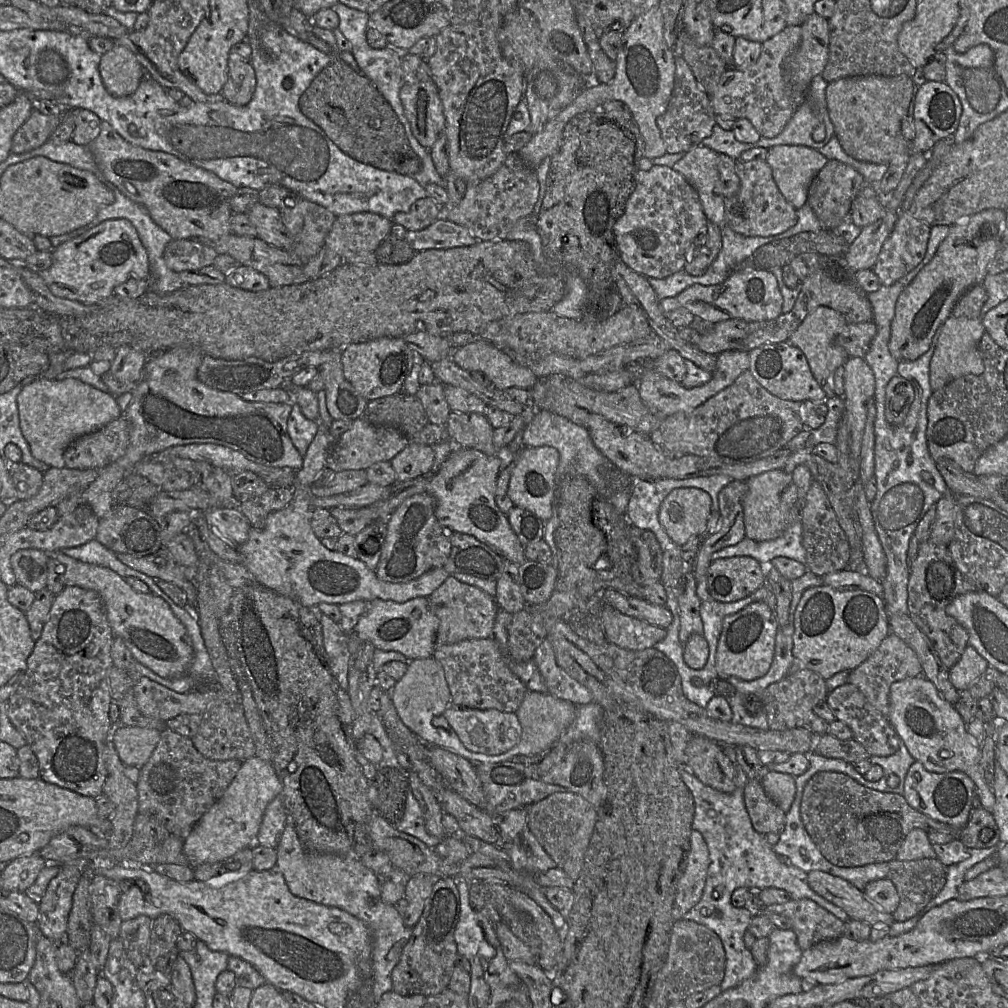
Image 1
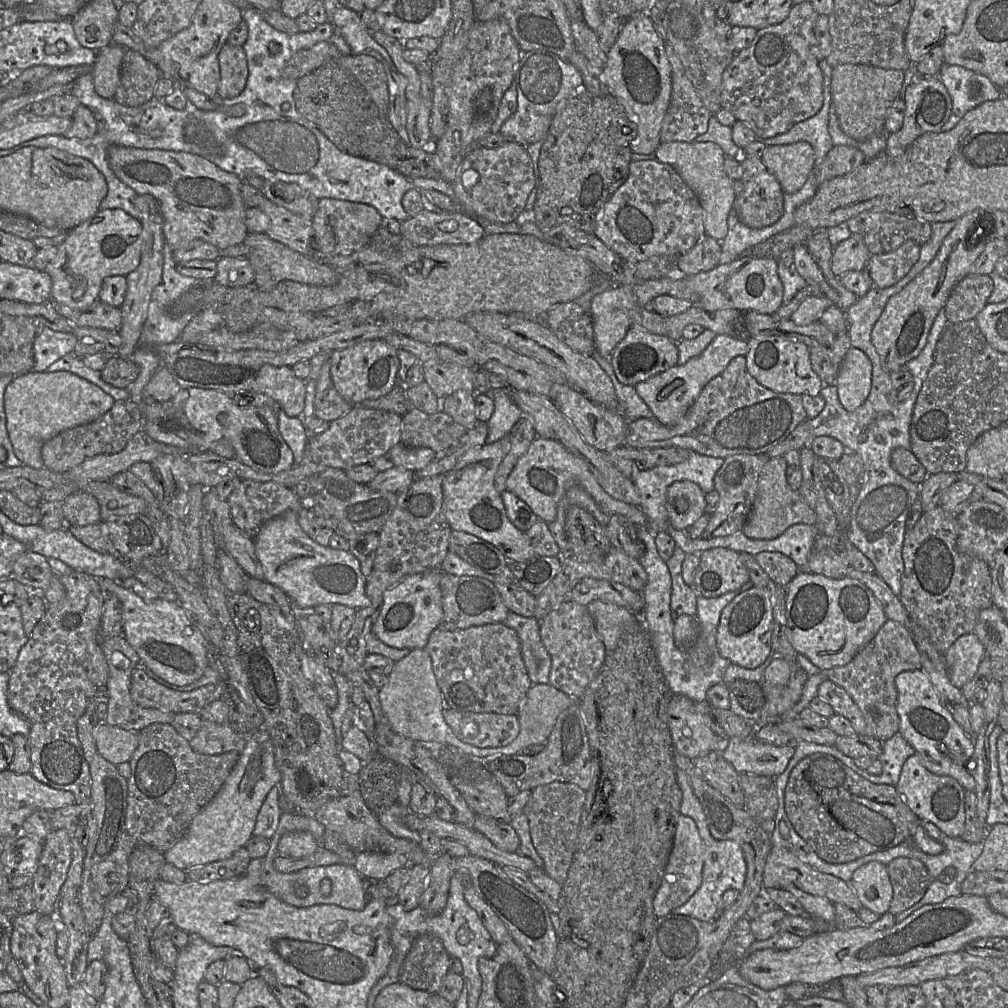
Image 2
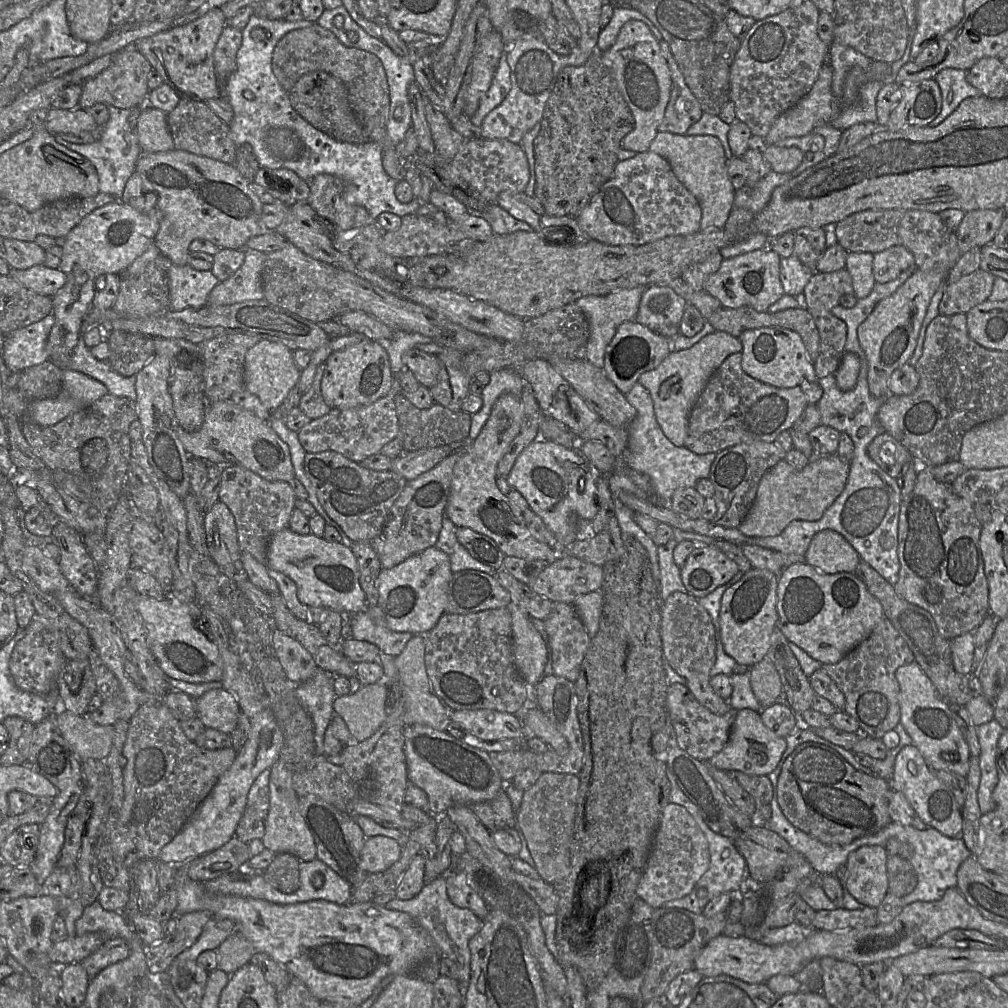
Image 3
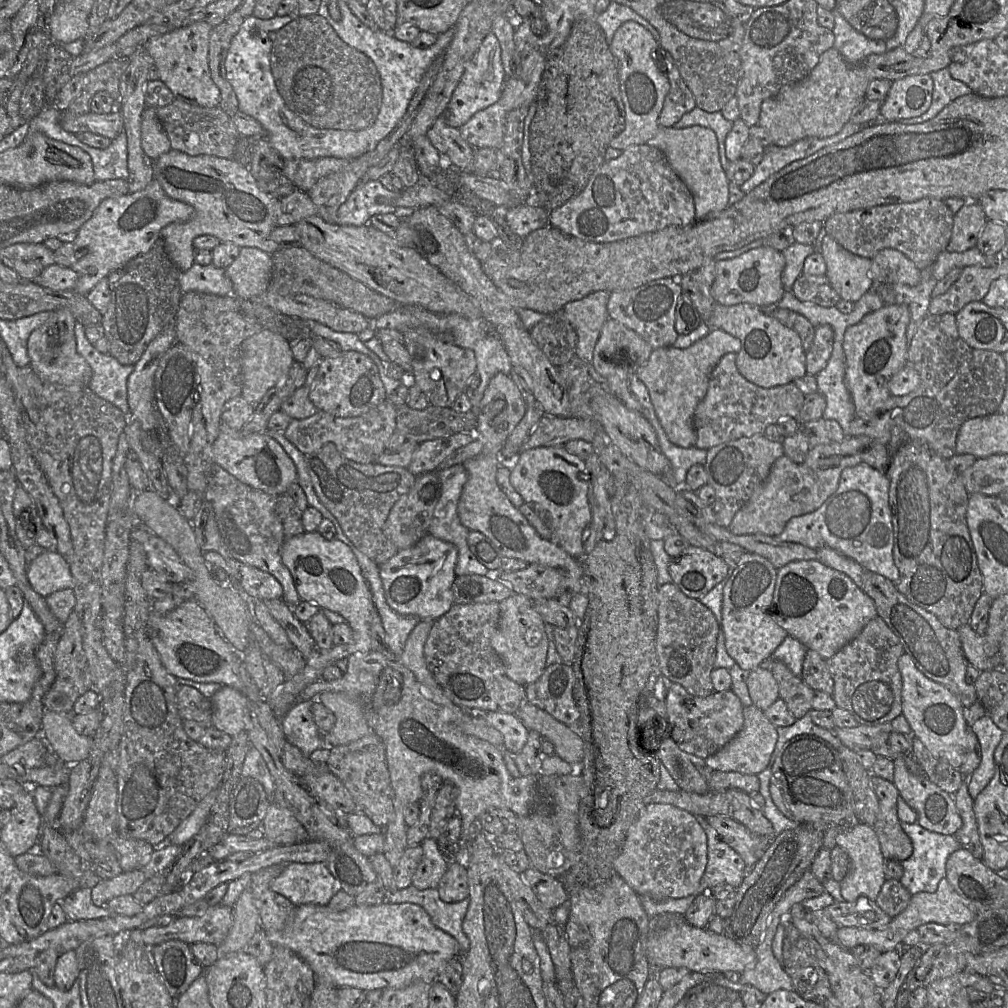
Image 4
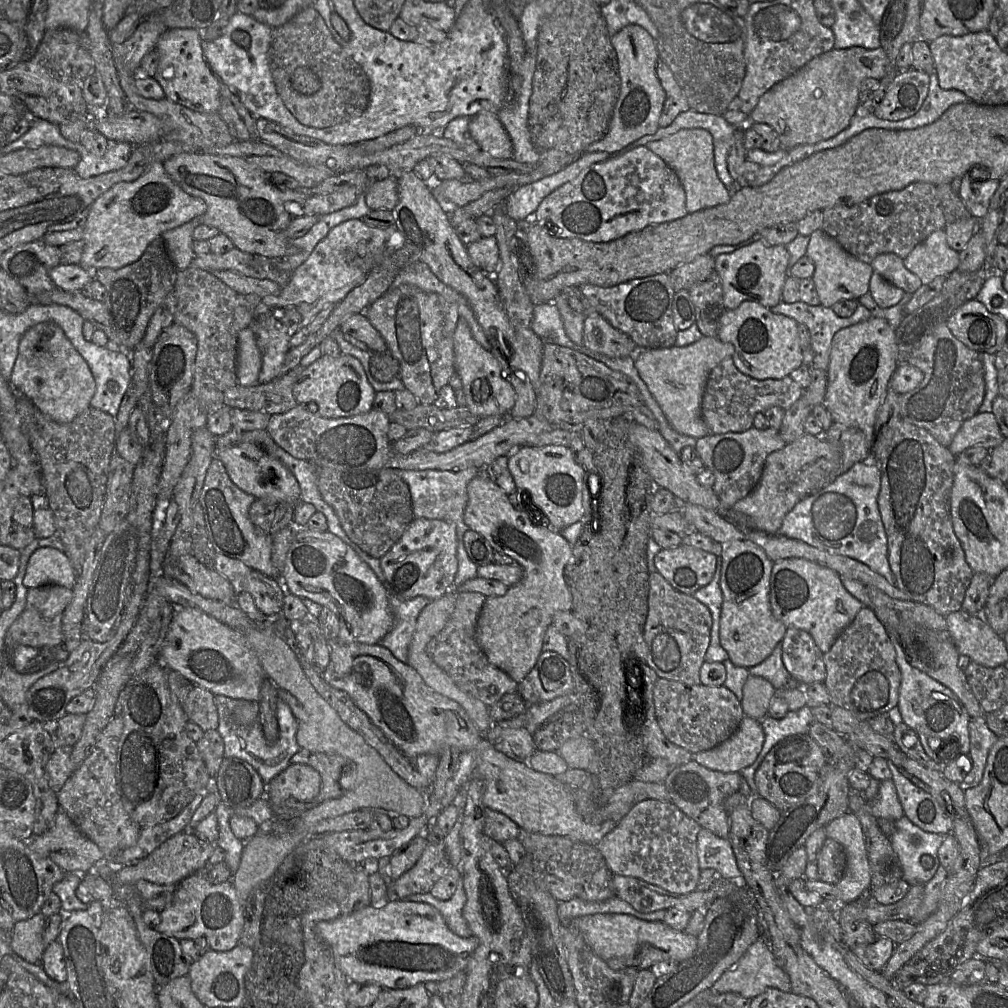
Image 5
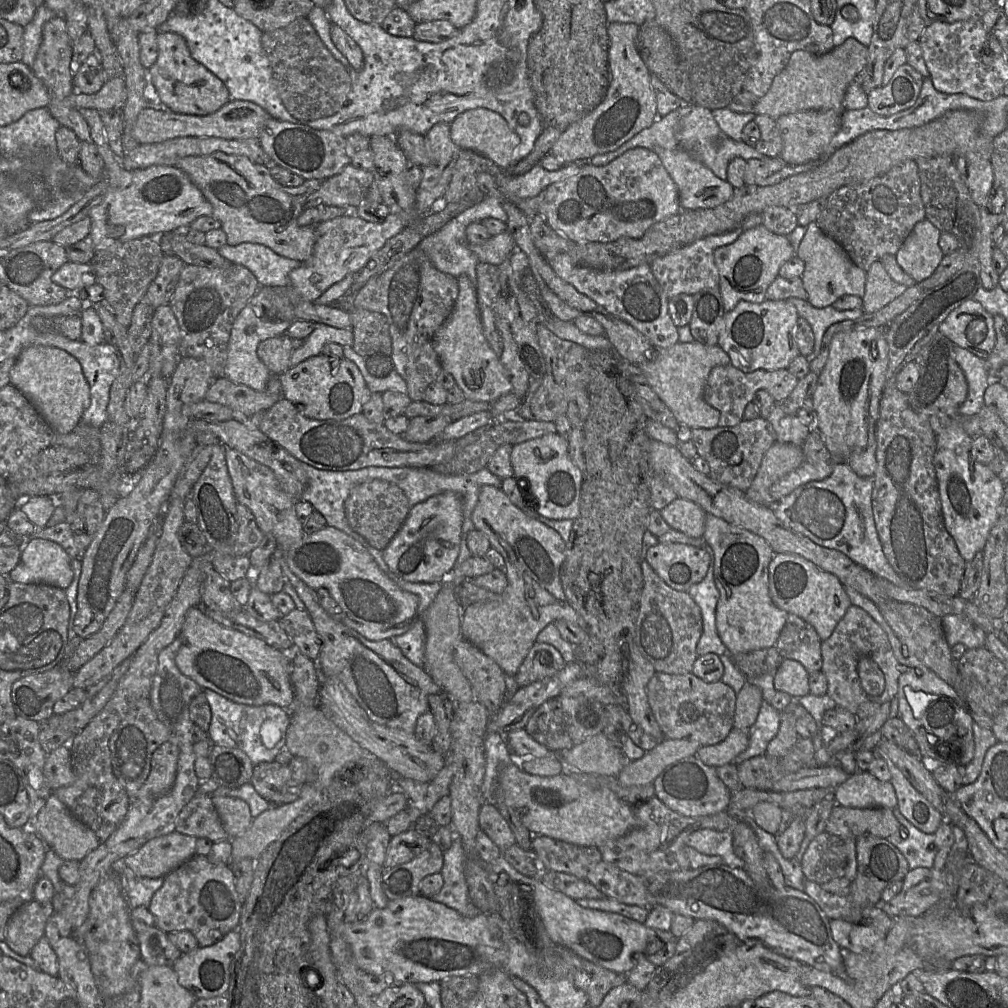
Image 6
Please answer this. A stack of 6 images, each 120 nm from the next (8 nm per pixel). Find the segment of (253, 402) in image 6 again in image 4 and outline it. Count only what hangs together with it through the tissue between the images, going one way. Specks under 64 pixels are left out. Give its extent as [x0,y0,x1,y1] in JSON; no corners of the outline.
[280,359,320,419]

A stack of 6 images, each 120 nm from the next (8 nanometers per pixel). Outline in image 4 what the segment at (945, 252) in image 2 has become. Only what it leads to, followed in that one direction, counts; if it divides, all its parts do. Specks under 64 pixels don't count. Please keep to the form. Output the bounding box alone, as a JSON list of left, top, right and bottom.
[843,304,910,417]

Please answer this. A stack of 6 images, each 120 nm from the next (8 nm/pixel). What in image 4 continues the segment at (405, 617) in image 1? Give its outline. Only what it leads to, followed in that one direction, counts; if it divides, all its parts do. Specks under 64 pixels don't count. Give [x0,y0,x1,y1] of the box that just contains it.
[379,534,458,621]

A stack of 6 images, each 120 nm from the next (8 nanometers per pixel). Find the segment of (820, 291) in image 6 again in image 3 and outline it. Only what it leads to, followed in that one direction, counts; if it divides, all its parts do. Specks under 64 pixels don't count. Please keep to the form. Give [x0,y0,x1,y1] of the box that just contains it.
[845,252,876,300]

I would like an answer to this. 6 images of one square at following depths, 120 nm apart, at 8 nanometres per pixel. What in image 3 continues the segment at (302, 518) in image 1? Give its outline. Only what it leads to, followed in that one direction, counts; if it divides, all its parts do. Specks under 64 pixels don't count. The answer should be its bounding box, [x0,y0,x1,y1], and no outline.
[267,527,367,613]

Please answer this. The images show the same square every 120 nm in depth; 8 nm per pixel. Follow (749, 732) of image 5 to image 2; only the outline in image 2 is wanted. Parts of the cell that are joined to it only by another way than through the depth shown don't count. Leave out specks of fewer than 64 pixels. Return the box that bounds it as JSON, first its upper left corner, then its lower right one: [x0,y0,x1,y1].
[722,736,794,778]

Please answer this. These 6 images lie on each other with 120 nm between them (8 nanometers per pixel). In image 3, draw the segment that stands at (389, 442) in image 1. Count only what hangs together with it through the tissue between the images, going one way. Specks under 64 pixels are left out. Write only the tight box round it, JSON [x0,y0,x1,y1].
[298,396,398,462]

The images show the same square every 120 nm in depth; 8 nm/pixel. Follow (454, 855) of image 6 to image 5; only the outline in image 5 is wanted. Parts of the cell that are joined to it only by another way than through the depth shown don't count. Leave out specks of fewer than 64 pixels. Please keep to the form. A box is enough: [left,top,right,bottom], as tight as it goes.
[405,878,472,938]

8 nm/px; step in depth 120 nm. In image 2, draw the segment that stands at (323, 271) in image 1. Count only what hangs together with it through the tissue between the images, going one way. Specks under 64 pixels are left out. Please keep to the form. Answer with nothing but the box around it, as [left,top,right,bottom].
[312,198,381,256]

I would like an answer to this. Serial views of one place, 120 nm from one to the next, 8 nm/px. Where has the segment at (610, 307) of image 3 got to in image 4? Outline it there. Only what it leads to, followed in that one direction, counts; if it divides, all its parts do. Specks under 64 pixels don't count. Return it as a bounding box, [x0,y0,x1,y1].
[562,291,609,363]

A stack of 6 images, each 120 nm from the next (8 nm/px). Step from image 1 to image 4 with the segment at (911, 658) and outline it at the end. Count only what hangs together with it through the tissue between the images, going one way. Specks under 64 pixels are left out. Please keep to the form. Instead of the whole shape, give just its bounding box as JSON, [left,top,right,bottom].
[826,616,904,725]

